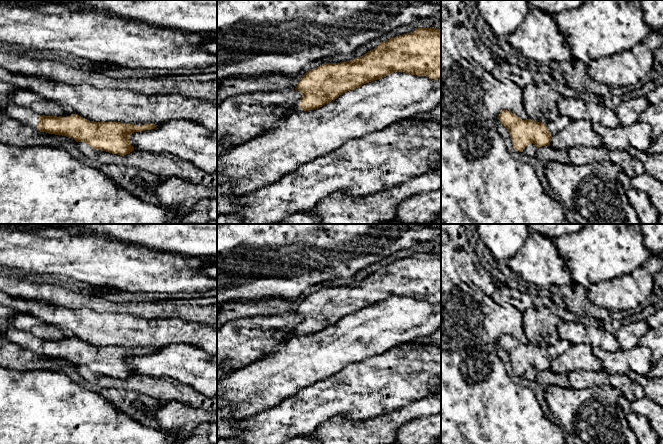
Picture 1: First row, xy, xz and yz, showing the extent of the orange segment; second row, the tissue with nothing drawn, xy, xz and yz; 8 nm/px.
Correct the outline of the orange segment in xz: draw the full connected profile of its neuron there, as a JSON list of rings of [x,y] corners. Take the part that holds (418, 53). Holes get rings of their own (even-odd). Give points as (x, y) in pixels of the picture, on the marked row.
[[[416,28],[414,32],[396,36],[381,42],[374,49],[354,60],[340,63],[324,63],[306,72],[296,86],[302,97],[294,106],[294,112],[314,110],[337,99],[344,92],[361,87],[393,72],[441,78],[441,29]]]

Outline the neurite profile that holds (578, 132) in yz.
[[[570,120],[568,126],[551,138],[554,149],[569,150],[577,145],[584,147],[602,147],[601,137],[593,130],[589,120]]]

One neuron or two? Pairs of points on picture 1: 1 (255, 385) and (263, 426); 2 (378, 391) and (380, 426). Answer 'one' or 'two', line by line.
1: two
2: two

